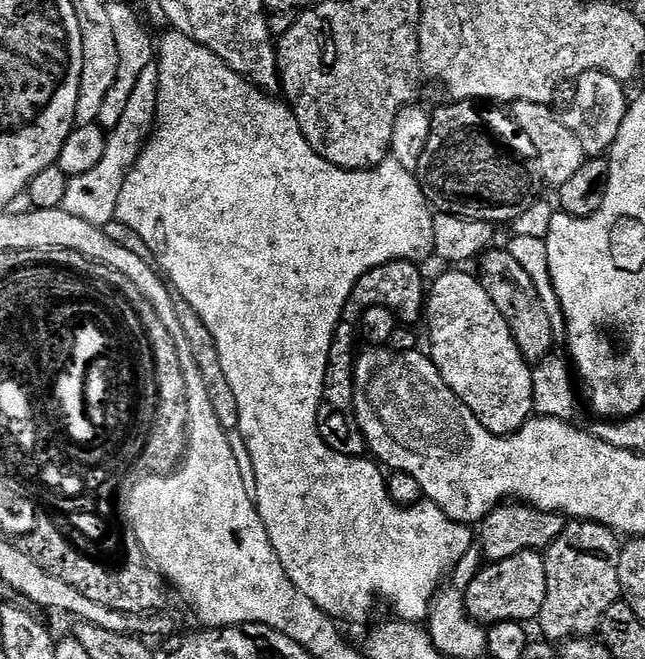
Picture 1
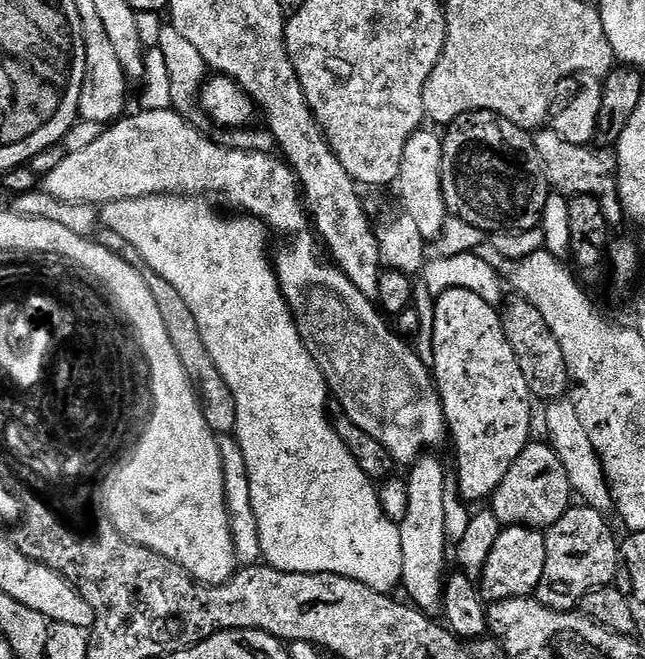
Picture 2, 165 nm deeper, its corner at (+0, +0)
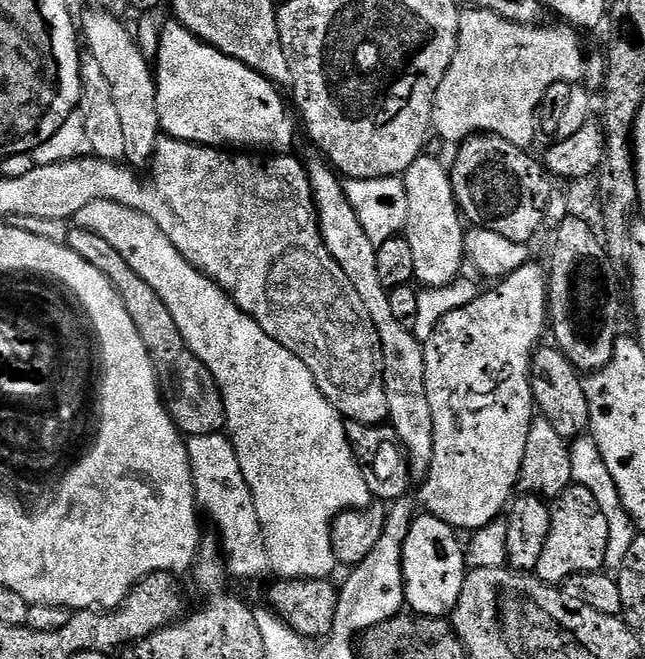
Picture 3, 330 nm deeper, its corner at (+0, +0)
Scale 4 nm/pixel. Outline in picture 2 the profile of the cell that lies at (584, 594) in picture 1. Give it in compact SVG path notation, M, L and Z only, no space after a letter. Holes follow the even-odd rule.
M587 506L568 509L552 528L547 529L546 570L542 570L542 582L538 582L534 596L555 612L573 611L590 594L599 588L607 588L616 579L620 563L618 536L612 533L605 513Z

